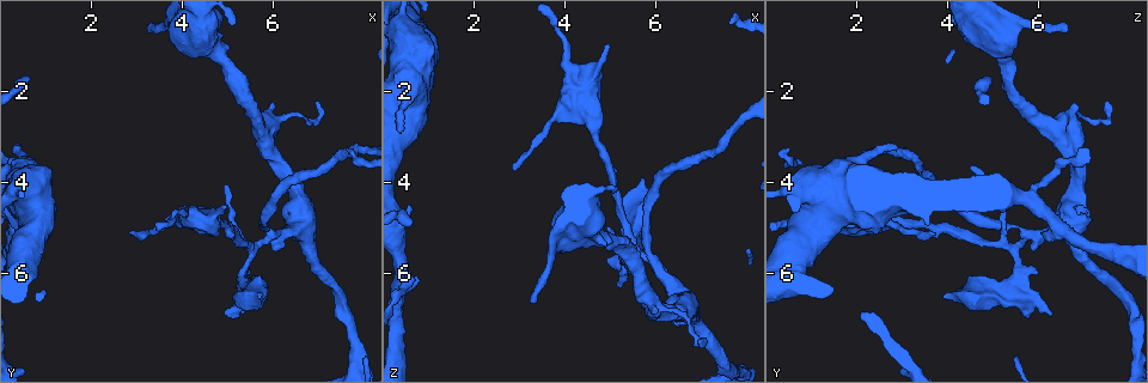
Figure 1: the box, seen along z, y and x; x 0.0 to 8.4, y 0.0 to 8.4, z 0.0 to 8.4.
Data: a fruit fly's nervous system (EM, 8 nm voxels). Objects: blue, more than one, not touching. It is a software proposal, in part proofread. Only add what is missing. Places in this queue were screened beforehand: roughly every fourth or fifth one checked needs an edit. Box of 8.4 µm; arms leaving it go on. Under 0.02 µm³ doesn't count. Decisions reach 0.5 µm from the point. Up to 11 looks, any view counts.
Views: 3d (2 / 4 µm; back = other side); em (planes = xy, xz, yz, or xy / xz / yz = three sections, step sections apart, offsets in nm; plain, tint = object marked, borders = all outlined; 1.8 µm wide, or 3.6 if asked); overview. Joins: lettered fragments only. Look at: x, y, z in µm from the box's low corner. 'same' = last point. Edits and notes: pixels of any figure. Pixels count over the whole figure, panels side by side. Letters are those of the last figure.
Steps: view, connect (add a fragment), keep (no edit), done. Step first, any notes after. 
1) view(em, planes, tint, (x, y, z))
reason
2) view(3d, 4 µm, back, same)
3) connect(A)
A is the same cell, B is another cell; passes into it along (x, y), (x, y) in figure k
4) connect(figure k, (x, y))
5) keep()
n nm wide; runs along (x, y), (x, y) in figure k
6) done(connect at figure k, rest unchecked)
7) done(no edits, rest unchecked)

view(3d, 4 µm, (1.10, 3.85, 1.30))

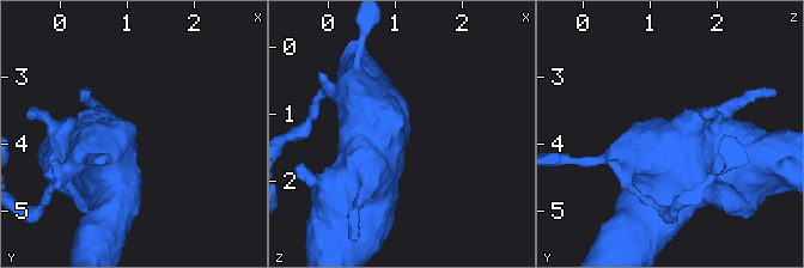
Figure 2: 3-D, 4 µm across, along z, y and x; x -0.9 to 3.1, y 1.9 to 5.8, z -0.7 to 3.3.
view(em, 3.6 µm, planes, plain, (1.05, 3.85, 1.30))

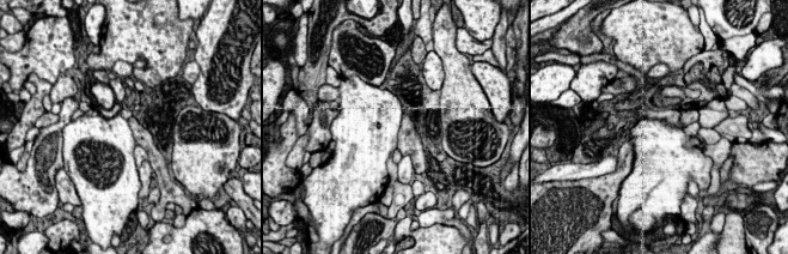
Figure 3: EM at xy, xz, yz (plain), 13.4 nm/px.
view(em, 3.6 µm, planes, borders, same)

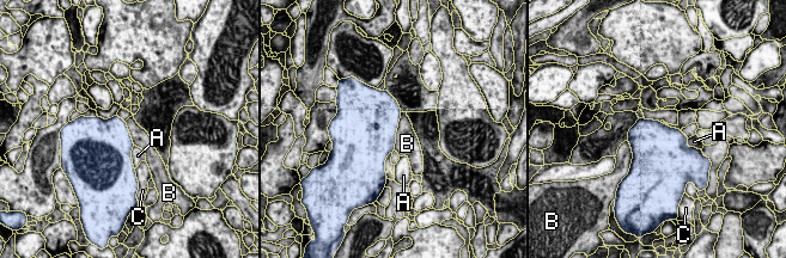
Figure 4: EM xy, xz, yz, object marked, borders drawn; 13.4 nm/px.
keep()
B touches over 550 nm; A, B and C are other cells; none of them fits

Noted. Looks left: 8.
view(3d, 4 µm, (2.90, 5.15, 3.70))
tapers out

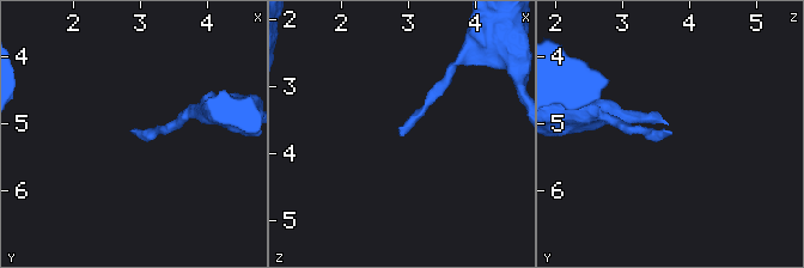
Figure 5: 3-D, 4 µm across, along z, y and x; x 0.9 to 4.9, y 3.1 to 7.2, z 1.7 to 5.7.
view(em, xy, step 16, borders, (2.90, 5.10, 3.70))
now the EM

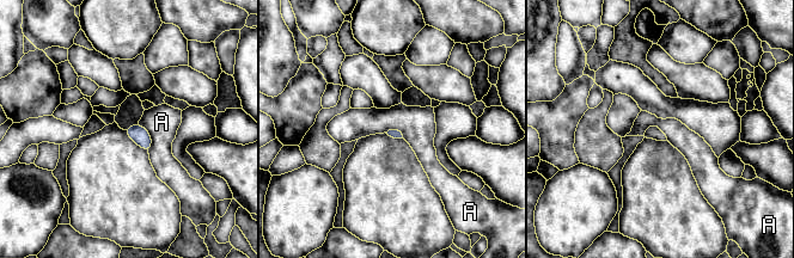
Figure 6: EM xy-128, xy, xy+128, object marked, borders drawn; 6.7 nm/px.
keep()
A touches over 200 nm; A is another cell; border along (139, 123), (151, 137), (148, 151) in figure 6; none of them fits

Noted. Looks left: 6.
view(3d, 2 µm, (3.25, 0.65, 6.65))
an open end

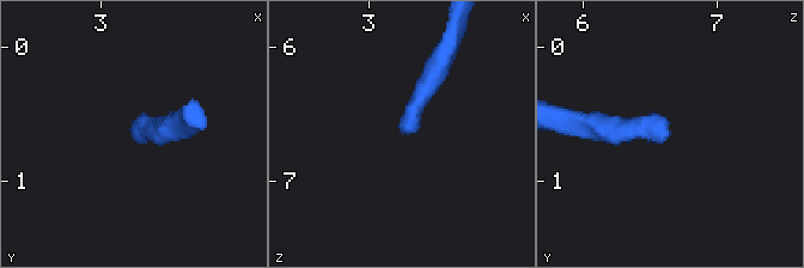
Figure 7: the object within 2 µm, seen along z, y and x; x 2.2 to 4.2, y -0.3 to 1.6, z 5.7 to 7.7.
view(em, xz, step 8, borders, (3.22, 0.64, 6.66))

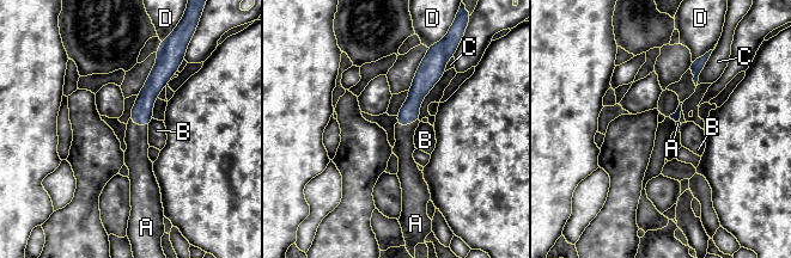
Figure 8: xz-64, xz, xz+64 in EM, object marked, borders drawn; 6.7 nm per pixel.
view(em, planes, borders, same)
another direction

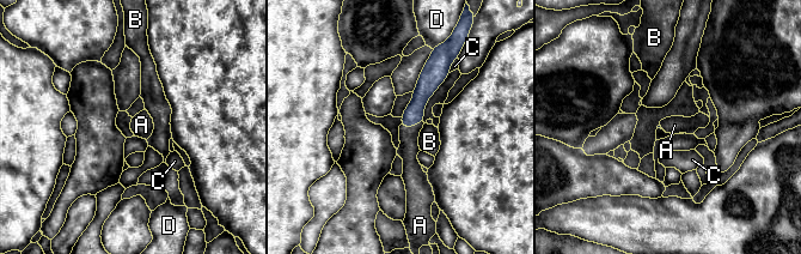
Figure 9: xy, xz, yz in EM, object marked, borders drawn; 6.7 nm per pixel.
connect(A)
A touches over 160 nm; A is the same cell, B, C and D are other cells; passes into it along (414, 114), (411, 125), (409, 149) in figure 9; the neuron continues

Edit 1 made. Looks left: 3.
view(overview)

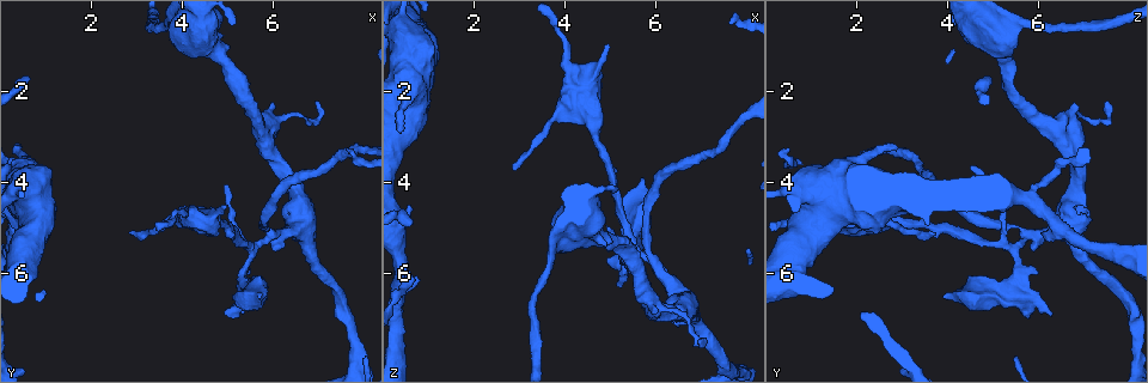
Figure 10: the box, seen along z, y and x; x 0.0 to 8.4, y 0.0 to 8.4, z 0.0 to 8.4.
view(em, xz, step 8, plain, (6.70, 4.55, 6.65))
a fork

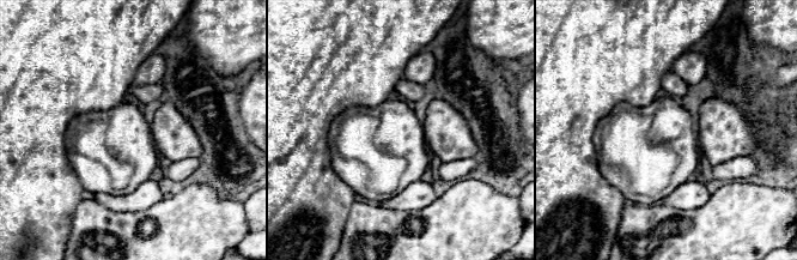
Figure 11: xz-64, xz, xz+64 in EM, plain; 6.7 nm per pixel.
view(em, xz, step 8, borders, same)

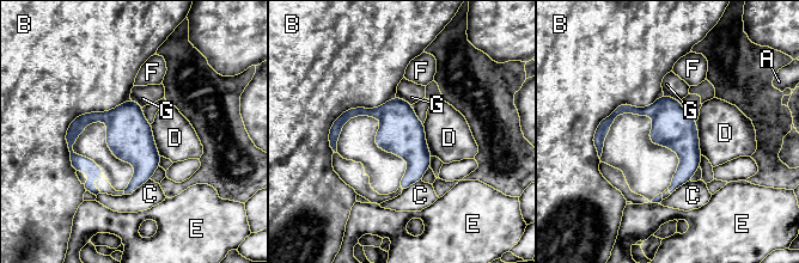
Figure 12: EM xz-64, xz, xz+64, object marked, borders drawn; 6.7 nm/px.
keep()
A, B, C, D, E, F and G are other cells; border along (695, 121), (699, 150), (702, 154) in figure 12; no lettered fragment goes on from it

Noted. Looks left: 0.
done(connect at figure 9, rest unchecked)

